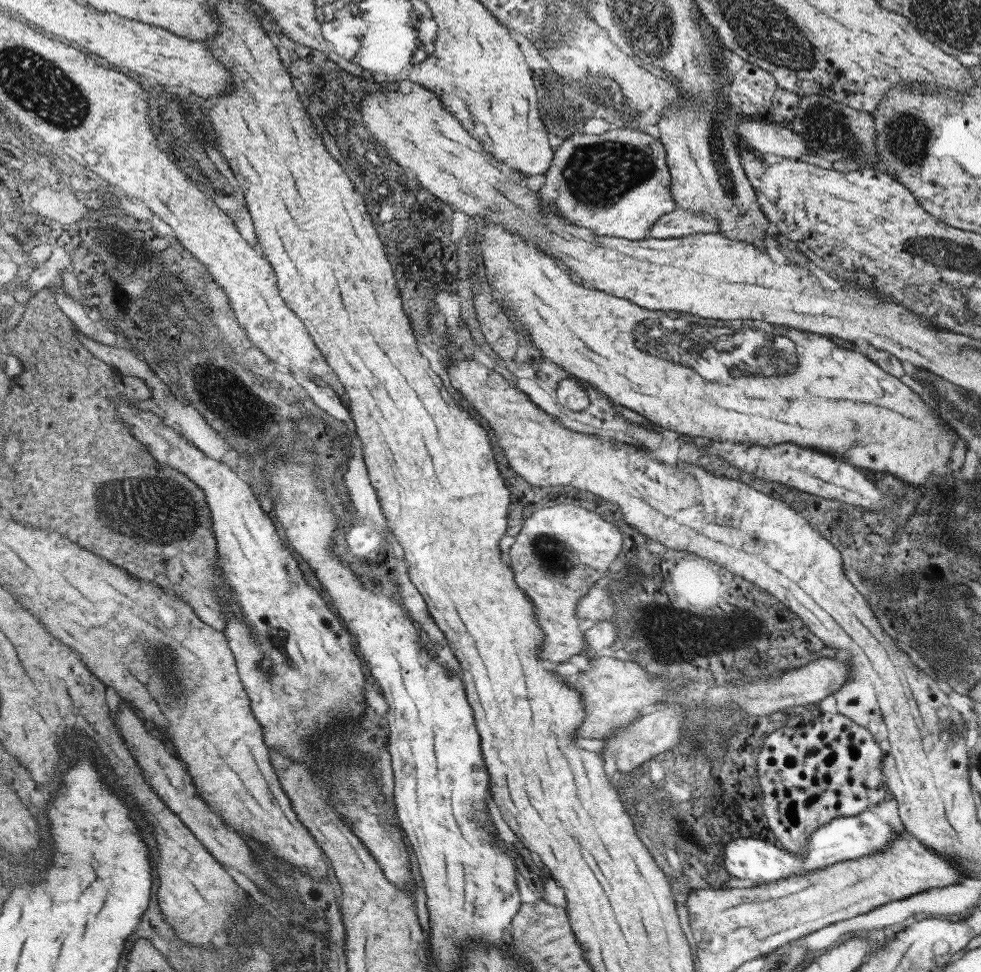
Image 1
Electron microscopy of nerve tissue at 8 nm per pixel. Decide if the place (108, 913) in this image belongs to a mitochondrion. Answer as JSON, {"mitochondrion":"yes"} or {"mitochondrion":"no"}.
{"mitochondrion":"no"}

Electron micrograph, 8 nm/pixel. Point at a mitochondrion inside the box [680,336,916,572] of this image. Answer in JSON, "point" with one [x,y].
{"point":[755,541]}

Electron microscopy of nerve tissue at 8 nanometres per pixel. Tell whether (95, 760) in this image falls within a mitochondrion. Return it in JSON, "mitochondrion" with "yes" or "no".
{"mitochondrion":"no"}

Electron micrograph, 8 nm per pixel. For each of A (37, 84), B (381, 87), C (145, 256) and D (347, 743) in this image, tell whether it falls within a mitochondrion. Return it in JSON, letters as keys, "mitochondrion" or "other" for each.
{"A":"mitochondrion","B":"other","C":"other","D":"mitochondrion"}

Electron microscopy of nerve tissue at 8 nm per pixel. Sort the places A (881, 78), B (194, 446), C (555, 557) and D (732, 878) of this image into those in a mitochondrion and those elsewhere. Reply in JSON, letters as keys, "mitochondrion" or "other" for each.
{"A":"other","B":"other","C":"mitochondrion","D":"other"}

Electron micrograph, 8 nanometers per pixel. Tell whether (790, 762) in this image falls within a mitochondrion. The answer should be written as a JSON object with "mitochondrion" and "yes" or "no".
{"mitochondrion":"no"}

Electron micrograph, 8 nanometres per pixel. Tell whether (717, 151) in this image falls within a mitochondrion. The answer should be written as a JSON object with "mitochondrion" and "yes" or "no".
{"mitochondrion":"yes"}

